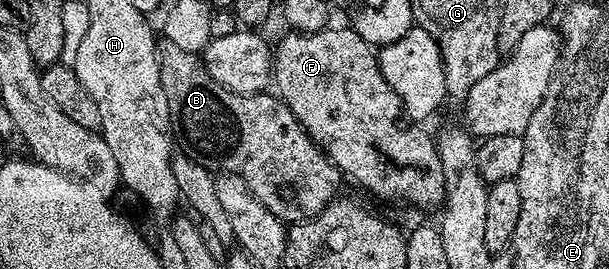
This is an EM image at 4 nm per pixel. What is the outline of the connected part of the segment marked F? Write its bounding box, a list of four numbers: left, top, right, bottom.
[272,28,444,212]

